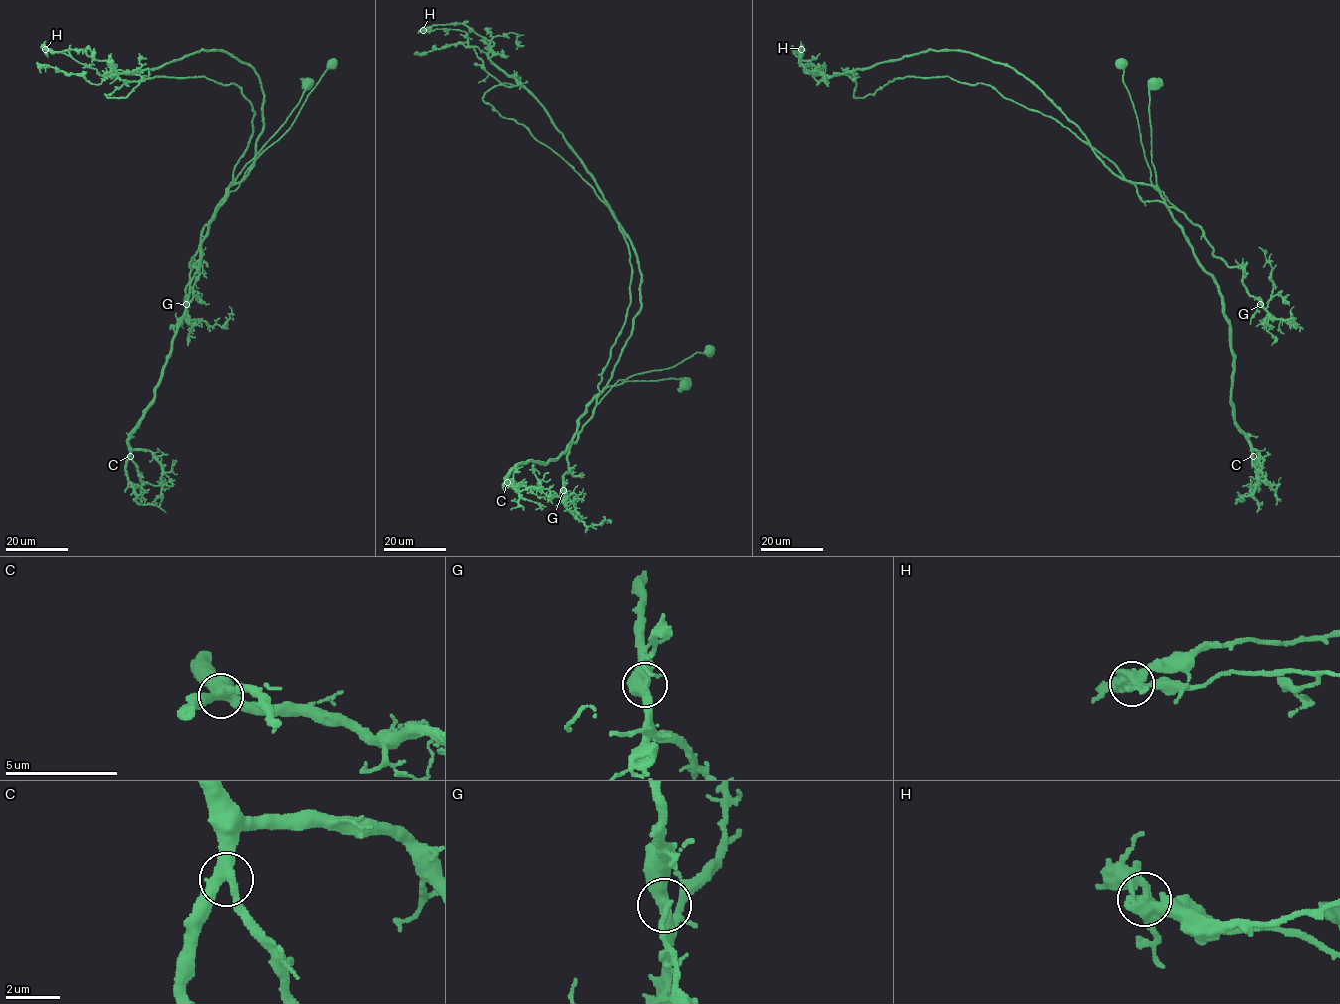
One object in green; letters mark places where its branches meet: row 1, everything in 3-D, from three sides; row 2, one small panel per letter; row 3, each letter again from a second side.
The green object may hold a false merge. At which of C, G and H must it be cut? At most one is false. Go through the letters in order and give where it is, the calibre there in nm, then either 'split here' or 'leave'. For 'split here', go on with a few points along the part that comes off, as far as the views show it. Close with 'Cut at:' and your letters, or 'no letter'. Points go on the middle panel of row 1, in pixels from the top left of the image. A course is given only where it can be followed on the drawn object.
C: place (507, 482); calibre 400 nm; leave
G: place (563, 490); calibre 340 nm; leave
H: place (423, 30); calibre 460 nm; split here; course (423, 30), (464, 31), (518, 84), (483, 100), (627, 244), (630, 304), (563, 476), (565, 506), (607, 523)
Cut at: H

